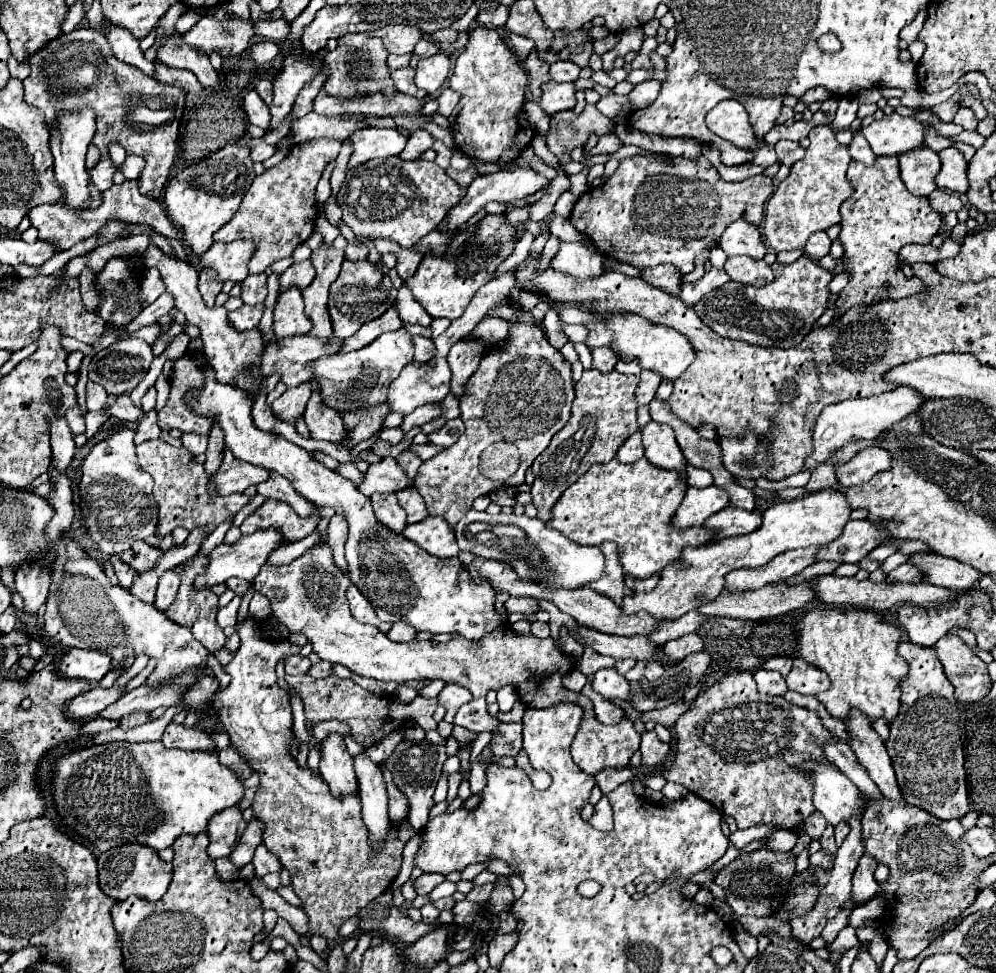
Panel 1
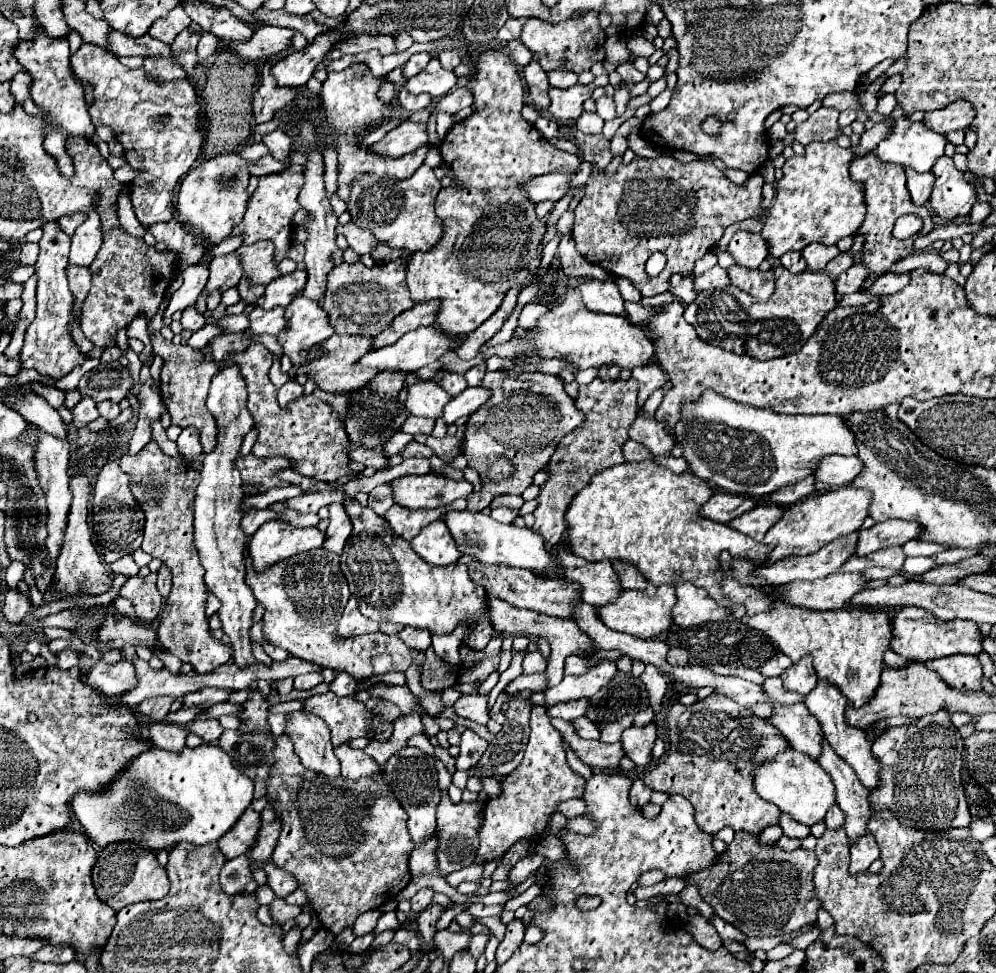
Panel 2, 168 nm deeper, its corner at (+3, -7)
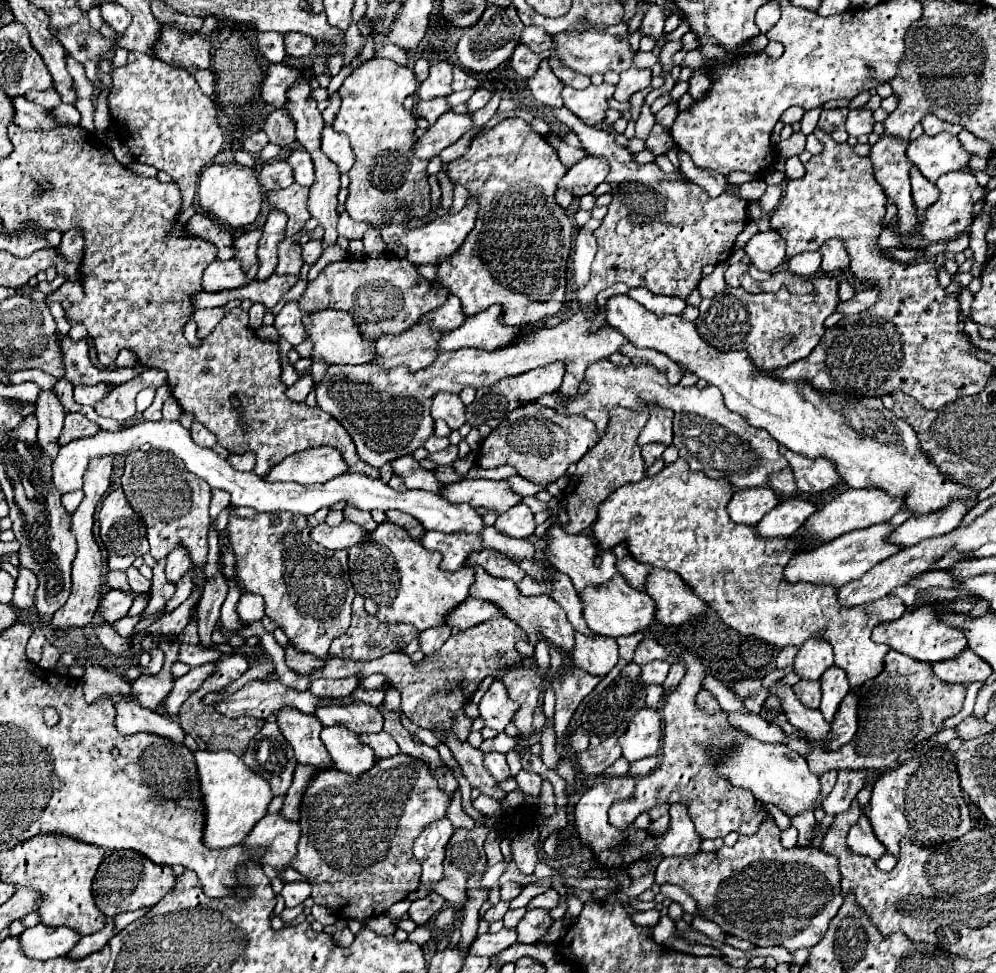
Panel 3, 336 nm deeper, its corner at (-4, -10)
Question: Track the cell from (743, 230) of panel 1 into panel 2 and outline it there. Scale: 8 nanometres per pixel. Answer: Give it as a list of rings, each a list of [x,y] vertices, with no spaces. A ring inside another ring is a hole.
[[[738,231],[728,245],[728,253],[734,261],[746,269],[758,269],[768,257],[768,241],[760,233]]]

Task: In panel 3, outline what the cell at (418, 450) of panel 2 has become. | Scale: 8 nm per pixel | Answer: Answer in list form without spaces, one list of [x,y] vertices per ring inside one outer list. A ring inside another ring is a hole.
[[[447,446],[445,450],[439,450],[435,454],[429,454],[427,458],[431,462],[437,462],[437,464],[451,464],[457,458],[457,446]]]

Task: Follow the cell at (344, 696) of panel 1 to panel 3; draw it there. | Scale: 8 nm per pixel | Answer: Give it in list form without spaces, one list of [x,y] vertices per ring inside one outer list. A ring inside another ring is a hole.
[[[385,731],[378,734],[357,734],[359,740],[371,746],[375,754],[381,759],[389,758],[401,752],[392,736]]]

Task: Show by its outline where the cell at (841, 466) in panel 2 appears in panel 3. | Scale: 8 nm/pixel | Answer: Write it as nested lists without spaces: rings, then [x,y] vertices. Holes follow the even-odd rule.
[[[781,446],[781,452],[791,464],[799,492],[817,494],[841,482],[841,476],[835,470],[835,464],[831,464],[831,460],[823,456],[819,456],[819,460],[807,460],[807,456],[799,456],[783,446]]]

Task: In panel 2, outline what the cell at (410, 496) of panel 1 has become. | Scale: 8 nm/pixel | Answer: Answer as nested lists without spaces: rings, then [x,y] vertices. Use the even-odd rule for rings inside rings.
[[[392,505],[388,513],[384,513],[384,519],[396,535],[412,541],[422,527],[440,519],[440,509],[406,509],[402,505]]]

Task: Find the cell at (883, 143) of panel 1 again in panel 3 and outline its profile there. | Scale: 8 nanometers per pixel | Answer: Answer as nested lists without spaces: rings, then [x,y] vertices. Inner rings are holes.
[[[941,132],[941,134],[935,134],[935,136],[921,134],[917,140],[911,140],[909,146],[907,146],[907,160],[911,160],[929,182],[937,182],[937,178],[947,174],[947,172],[961,170],[969,162],[969,156],[971,154],[961,148],[959,140],[953,134],[947,134],[947,132]]]

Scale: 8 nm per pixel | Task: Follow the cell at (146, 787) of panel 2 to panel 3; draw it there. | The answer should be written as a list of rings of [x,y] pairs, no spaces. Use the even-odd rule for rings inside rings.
[[[227,750],[219,752],[195,752],[195,764],[199,772],[199,790],[205,816],[203,844],[211,850],[229,848],[241,844],[251,832],[255,822],[267,814],[267,806],[273,798],[267,780],[249,770],[239,756]]]

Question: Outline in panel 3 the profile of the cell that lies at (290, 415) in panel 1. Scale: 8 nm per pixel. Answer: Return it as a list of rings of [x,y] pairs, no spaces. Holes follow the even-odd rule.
[[[301,374],[301,378],[287,388],[287,398],[295,400],[295,402],[303,402],[307,398],[307,394],[313,390],[313,378],[311,374]]]

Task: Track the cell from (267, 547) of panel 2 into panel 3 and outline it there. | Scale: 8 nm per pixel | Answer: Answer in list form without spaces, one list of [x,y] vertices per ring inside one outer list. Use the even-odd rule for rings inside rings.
[[[345,520],[335,528],[331,528],[327,524],[319,524],[317,528],[311,530],[311,540],[321,544],[323,548],[329,548],[329,550],[351,548],[357,542],[361,542],[363,536],[365,536],[363,528],[359,528],[353,522],[345,522]]]

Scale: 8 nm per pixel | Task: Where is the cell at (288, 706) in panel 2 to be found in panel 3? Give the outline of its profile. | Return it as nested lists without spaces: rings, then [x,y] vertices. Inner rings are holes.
[[[353,702],[349,706],[315,708],[315,716],[323,722],[323,726],[343,724],[353,732],[381,732],[383,730],[381,712],[363,702]]]

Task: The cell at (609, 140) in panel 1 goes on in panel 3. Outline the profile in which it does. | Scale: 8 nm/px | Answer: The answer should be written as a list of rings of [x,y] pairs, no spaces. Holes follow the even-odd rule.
[[[503,118],[497,126],[475,136],[467,152],[449,162],[451,184],[461,184],[469,192],[469,198],[475,198],[479,204],[475,228],[469,232],[459,252],[437,266],[437,278],[431,286],[445,288],[449,294],[457,296],[465,316],[483,312],[491,304],[503,304],[503,324],[511,326],[535,324],[557,314],[565,302],[565,274],[573,246],[573,224],[567,212],[553,202],[557,182],[565,172],[567,166],[559,160],[557,150],[545,136],[533,132],[523,118]]]

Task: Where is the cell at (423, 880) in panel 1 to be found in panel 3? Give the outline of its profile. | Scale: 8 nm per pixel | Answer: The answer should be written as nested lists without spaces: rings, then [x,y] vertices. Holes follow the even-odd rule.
[[[431,892],[431,894],[427,894],[425,898],[415,900],[415,902],[411,904],[411,908],[409,908],[409,918],[411,918],[415,924],[423,926],[423,924],[429,924],[441,908],[445,908],[443,896]]]

